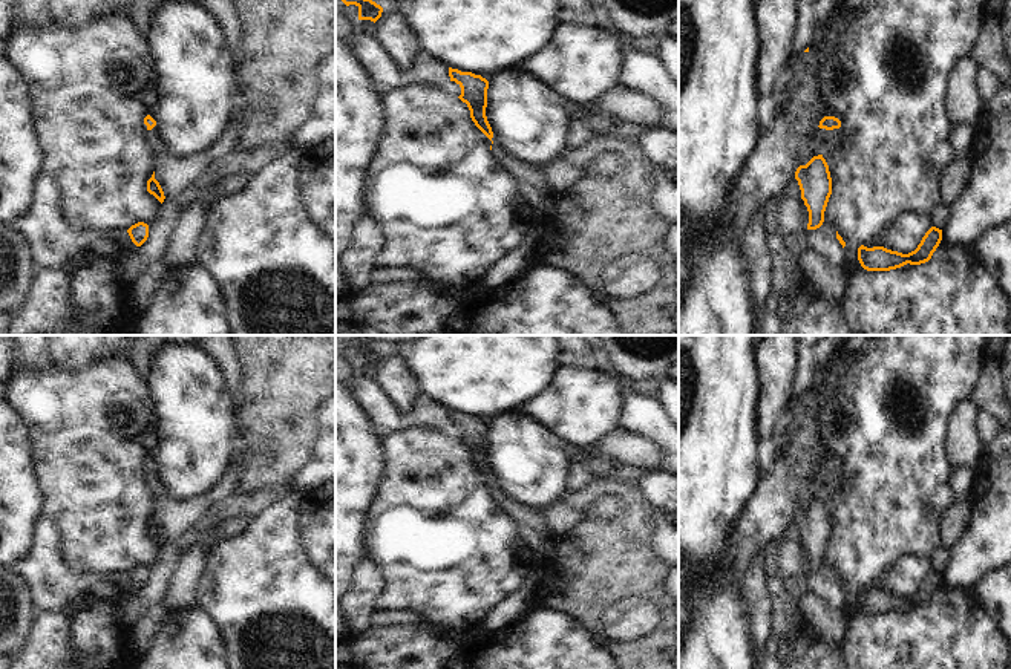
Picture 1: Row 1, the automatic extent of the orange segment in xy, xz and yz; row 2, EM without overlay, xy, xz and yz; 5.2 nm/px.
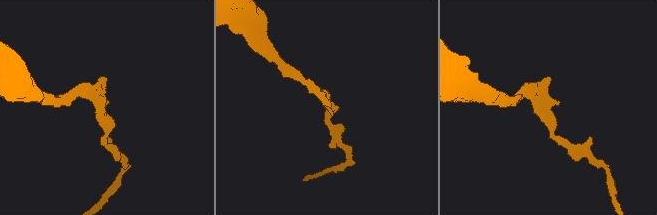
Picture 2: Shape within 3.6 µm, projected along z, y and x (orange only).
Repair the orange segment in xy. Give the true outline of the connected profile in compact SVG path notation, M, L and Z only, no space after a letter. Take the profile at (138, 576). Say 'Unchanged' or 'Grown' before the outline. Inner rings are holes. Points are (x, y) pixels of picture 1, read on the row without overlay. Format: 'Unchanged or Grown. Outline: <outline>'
Unchanged. Outline: M138 565L135 568L132 568L129 573L127 573L132 585L136 588L136 589L141 589L147 580L149 580L149 568L144 566L144 565Z

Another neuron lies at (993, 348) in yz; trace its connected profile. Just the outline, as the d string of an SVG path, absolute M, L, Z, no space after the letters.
M985 335L986 341L983 346L983 358L1000 358L1000 354L1005 346L1005 335Z

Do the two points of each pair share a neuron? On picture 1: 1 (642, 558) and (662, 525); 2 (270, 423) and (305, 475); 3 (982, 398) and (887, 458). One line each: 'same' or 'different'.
1: different
2: different
3: different

